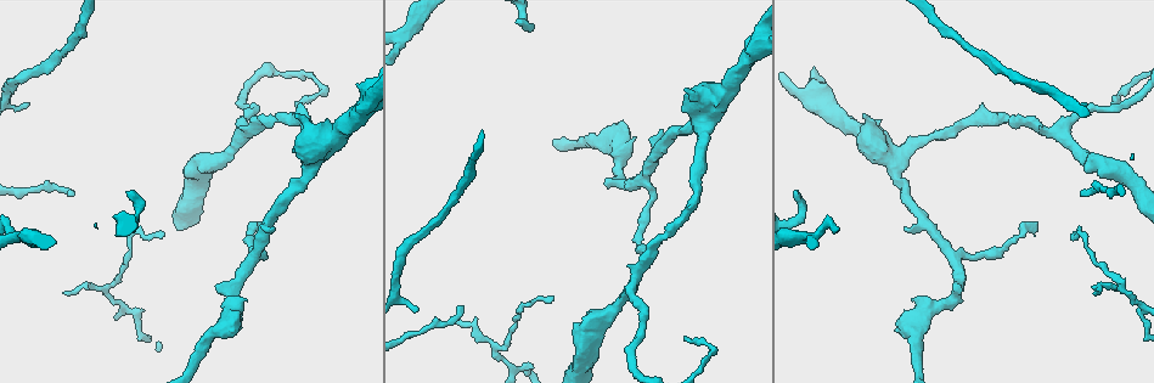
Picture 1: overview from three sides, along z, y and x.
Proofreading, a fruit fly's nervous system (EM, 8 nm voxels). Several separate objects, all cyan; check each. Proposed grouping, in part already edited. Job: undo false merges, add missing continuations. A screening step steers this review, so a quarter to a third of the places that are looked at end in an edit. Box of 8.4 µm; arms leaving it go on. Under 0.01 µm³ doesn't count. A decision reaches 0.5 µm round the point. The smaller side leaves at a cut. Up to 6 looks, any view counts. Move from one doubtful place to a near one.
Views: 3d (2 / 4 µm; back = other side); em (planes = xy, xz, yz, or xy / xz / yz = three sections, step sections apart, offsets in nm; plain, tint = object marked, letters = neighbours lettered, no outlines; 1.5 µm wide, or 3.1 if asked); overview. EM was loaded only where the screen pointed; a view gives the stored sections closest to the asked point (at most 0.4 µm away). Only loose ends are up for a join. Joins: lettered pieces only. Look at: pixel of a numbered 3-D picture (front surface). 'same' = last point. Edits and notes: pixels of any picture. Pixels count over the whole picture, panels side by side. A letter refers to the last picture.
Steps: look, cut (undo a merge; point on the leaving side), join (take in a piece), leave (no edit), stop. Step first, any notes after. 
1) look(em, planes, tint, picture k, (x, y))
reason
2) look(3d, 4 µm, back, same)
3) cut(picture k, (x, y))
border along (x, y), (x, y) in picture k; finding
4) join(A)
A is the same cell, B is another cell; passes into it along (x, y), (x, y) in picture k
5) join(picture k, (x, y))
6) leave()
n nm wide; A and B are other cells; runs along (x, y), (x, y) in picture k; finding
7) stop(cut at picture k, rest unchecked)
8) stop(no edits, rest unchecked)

look(em, yz, step 8, letters, picture 1, (417, 308))
thin end

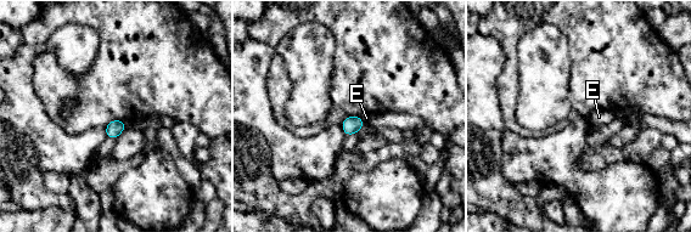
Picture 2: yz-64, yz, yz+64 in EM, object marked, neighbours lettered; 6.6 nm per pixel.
look(em, planes, letters, same)
another direction

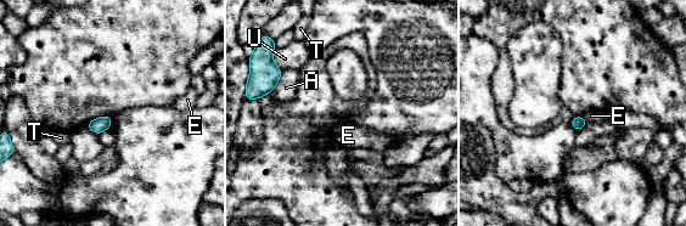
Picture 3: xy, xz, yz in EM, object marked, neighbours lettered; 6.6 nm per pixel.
leave()
A, E, T and U are other cells; border along (582, 116), (588, 122) in picture 3; no lettered piece goes on from it

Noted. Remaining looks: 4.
look(em, planes, plain, picture 1, (161, 233))
tapers out

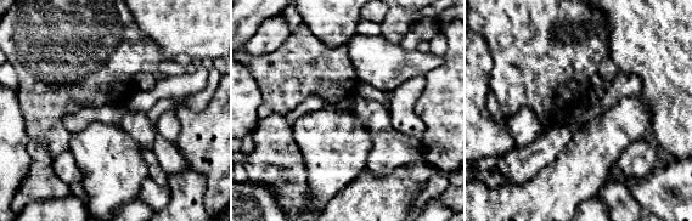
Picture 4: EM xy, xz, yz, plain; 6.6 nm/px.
look(em, planes, letters, same)

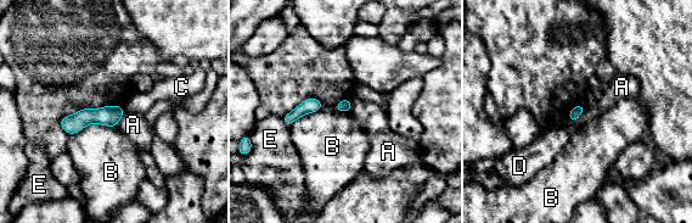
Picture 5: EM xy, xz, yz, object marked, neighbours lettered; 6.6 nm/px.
leave()
70 nm wide; A, B, C, D and E are other cells; border along (585, 104), (584, 111), (569, 121) in picture 5; none of them fits

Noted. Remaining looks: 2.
look(em, xy, step 8, letters, picture 1, (1035, 222))
tapers out

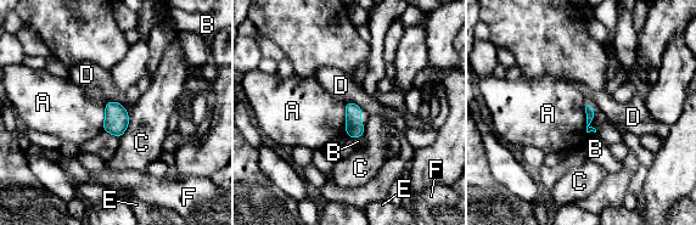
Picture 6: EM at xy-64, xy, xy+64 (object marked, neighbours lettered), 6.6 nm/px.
join(picture 6, (595, 148))
B is the same cell, A, C, D, E and F are other cells; passes into it along (589, 108), (590, 130), (595, 148) in picture 6; the neuron continues

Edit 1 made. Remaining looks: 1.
stop(join at picture 6, rest unchecked)

